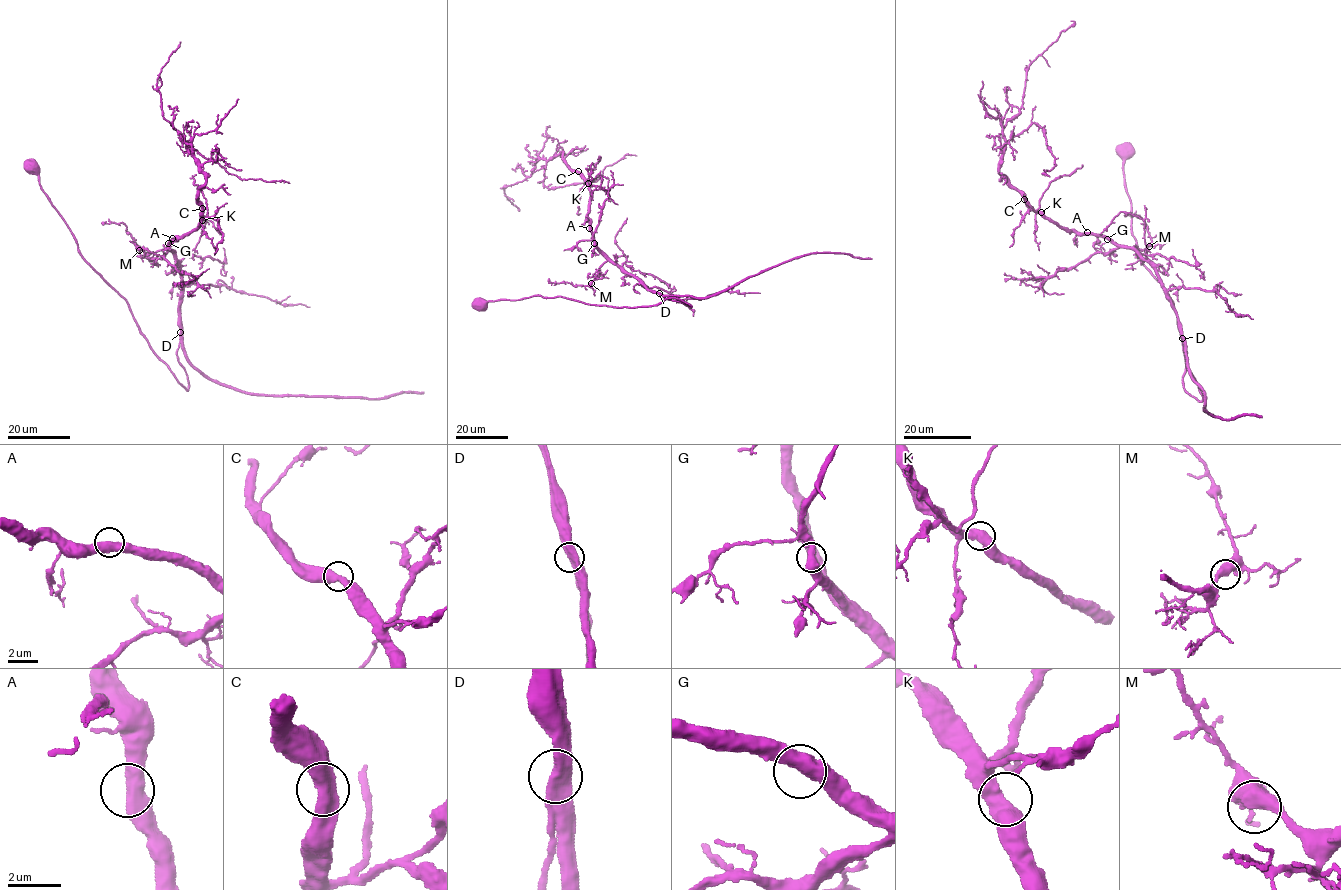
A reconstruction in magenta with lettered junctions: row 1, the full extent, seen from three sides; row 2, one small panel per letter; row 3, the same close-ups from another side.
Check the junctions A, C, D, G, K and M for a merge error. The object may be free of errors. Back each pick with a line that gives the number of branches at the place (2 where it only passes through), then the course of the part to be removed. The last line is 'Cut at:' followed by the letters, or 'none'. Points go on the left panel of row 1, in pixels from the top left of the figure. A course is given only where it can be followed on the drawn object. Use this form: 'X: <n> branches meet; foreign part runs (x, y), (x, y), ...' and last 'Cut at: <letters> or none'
Cut at: none

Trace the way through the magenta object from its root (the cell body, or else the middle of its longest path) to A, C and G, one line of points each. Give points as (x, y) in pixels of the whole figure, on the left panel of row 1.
A: (31, 169), (80, 254), (125, 299), (154, 354), (188, 390), (177, 354), (183, 287), (169, 246), (172, 238)
C: (31, 169), (80, 254), (125, 299), (187, 390), (177, 354), (183, 287), (169, 246), (197, 229), (202, 208)
G: (31, 169), (80, 254), (125, 299), (154, 354), (188, 390), (177, 354), (183, 287), (168, 243)

